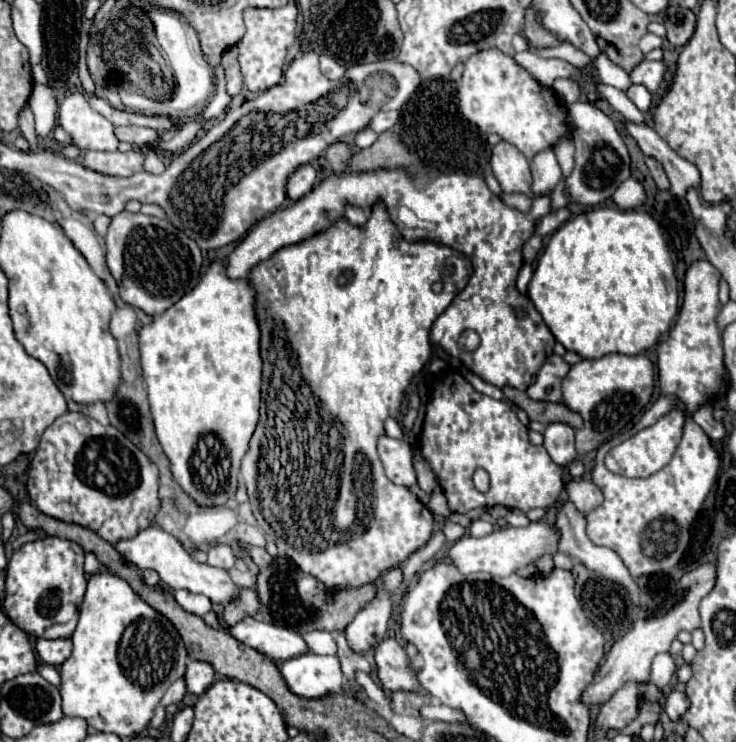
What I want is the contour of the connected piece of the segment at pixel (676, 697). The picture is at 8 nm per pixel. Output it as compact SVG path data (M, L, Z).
M672 690L672 692L668 694L668 698L666 698L666 714L670 712L668 718L670 718L672 722L680 720L682 714L684 714L688 708L690 708L690 700L686 698L684 692L680 692L680 690Z

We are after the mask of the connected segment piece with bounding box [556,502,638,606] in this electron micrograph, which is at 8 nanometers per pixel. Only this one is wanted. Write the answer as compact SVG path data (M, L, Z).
M572 502L564 504L564 508L558 512L558 522L556 522L556 526L558 526L560 534L562 534L560 550L562 550L564 554L568 554L568 556L572 556L572 558L578 558L586 568L598 572L598 574L604 576L606 580L612 580L612 582L622 584L622 586L630 592L630 598L632 598L634 606L638 604L638 592L636 592L636 584L634 584L630 572L626 570L626 566L624 566L622 560L618 558L618 554L614 554L610 548L606 550L606 548L596 546L596 544L592 544L592 542L588 540L588 536L586 536L586 518L576 510L576 506L574 506Z

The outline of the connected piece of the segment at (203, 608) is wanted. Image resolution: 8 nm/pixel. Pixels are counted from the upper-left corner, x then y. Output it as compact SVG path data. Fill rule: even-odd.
M176 590L174 592L174 598L176 602L190 614L196 614L196 616L204 616L206 612L210 612L212 604L206 596L202 594L194 594L194 592L188 592L188 590Z

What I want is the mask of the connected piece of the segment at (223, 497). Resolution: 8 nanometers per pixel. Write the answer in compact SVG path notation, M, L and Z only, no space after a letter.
M212 262L206 274L200 278L198 286L184 294L174 306L170 306L164 314L154 316L154 320L140 330L140 356L142 356L142 372L144 372L144 382L148 388L148 400L150 400L150 410L154 416L154 426L156 426L156 436L164 448L164 454L172 462L172 474L174 480L202 506L218 506L224 504L236 490L238 486L238 470L240 470L240 460L248 450L250 436L256 428L258 422L258 408L260 408L260 384L262 384L262 356L260 356L260 330L258 330L258 320L254 314L254 288L250 286L248 280L230 280L226 276L226 264L224 262Z

